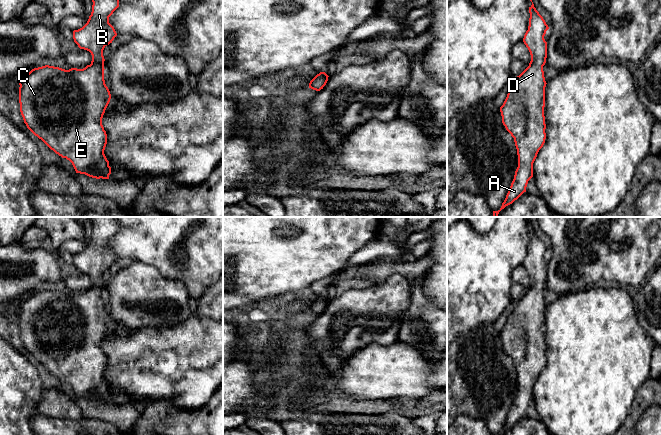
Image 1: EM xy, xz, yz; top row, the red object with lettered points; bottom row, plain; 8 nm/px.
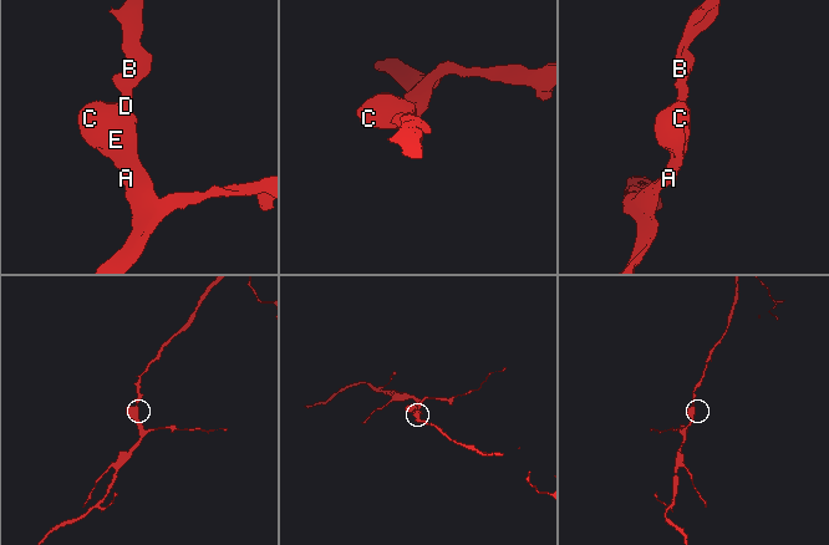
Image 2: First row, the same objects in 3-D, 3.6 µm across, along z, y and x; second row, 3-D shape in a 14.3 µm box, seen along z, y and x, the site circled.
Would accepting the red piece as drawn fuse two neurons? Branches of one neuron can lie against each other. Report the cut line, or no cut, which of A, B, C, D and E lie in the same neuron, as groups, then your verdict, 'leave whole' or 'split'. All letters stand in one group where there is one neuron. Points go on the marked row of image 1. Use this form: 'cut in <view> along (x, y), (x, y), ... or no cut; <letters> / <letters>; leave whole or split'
no cut; A B C D E; leave whole

